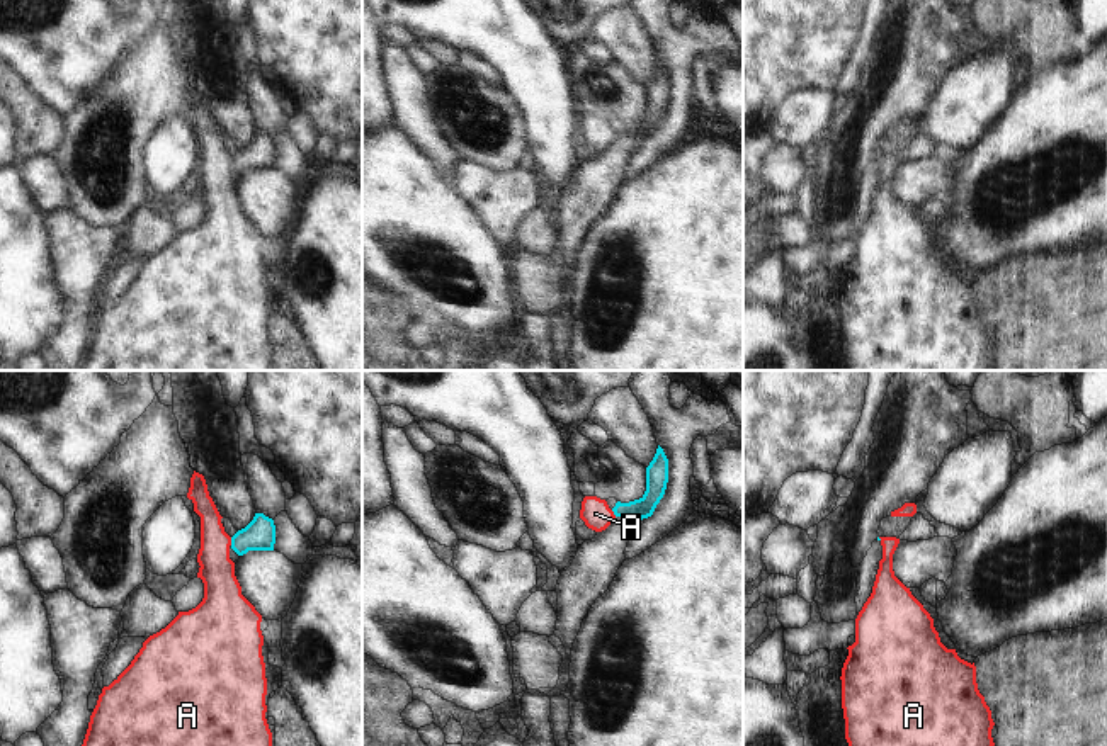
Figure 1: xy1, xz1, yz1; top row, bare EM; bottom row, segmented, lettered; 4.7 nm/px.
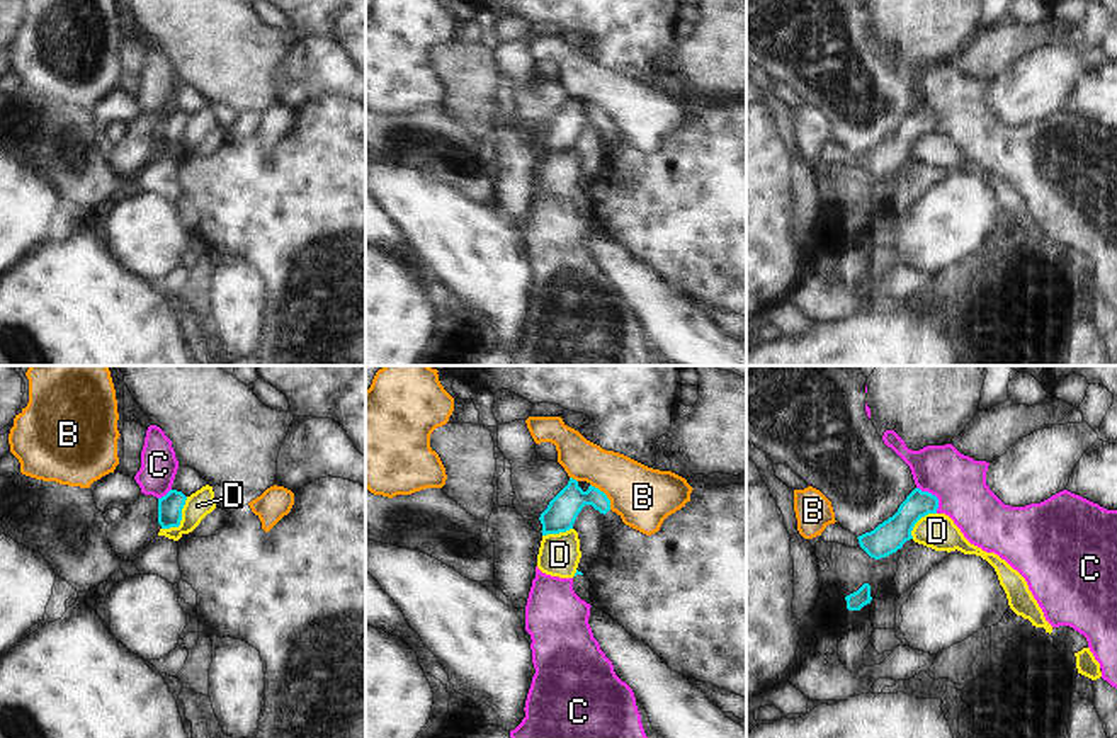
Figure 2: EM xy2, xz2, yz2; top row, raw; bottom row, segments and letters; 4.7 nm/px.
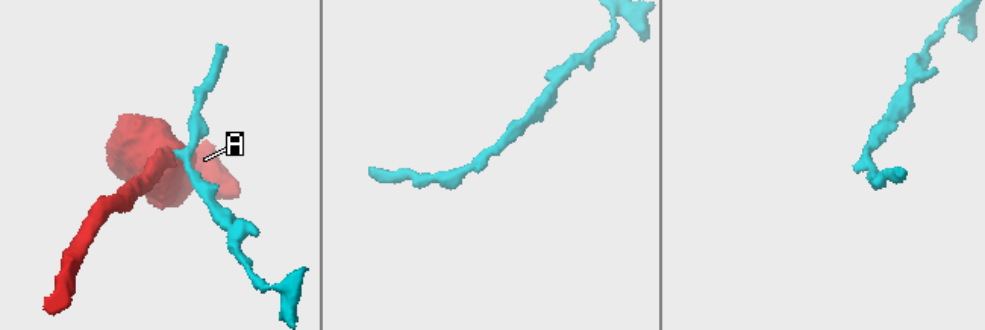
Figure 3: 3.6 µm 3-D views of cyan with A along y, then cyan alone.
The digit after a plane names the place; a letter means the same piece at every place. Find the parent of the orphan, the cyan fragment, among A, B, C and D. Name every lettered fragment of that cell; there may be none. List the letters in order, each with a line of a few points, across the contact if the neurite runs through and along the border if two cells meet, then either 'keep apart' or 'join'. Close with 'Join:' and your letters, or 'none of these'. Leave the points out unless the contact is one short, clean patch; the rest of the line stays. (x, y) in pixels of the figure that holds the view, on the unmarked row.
A: xy1 (230, 157), (232, 163) | keep apart
B: xz2 (590, 102), (606, 114), (611, 128) | keep apart
C: keep apart
D: xy2 (187, 116), (181, 141), (162, 148) | keep apart
Join: none of these

